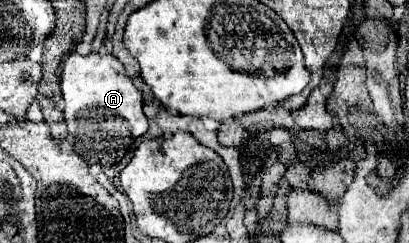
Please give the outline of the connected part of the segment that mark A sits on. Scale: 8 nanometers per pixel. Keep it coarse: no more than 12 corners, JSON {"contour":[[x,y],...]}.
{"contour":[[113,55],[63,63],[65,123],[111,167],[147,133],[143,97]]}

